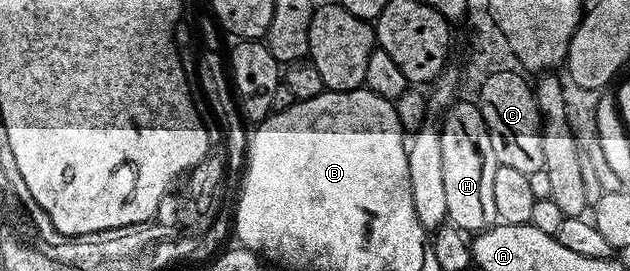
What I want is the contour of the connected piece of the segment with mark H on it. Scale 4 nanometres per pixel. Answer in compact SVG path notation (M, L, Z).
M455 100L441 117L440 151L444 154L444 192L448 218L459 229L474 235L489 229L498 221L492 192L496 167L499 165L496 151L492 151L492 139L484 123L484 115L473 100Z

